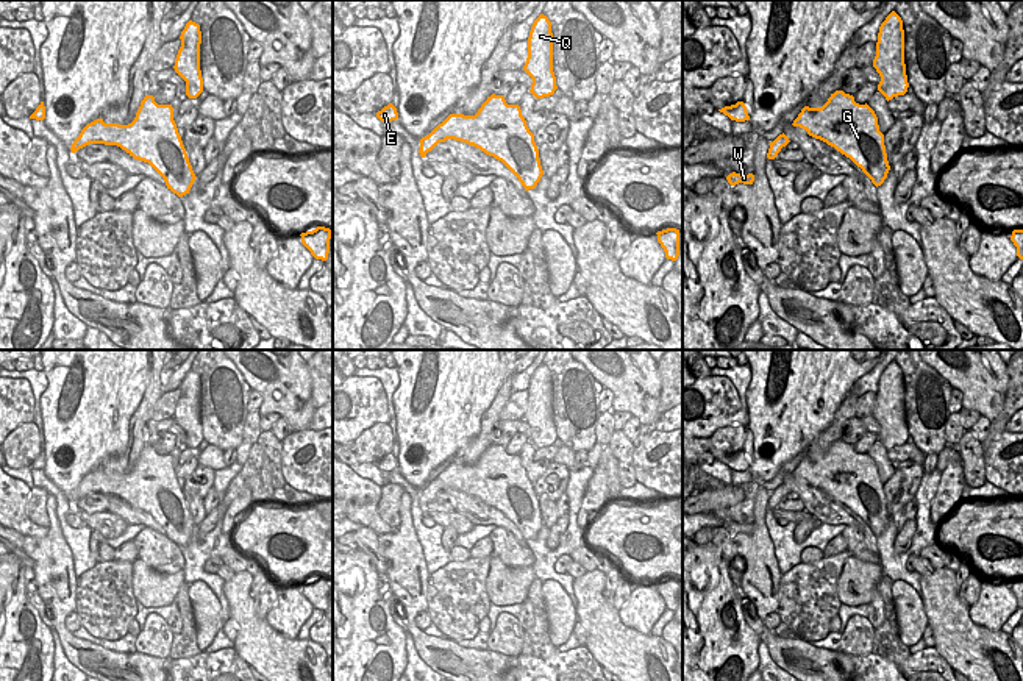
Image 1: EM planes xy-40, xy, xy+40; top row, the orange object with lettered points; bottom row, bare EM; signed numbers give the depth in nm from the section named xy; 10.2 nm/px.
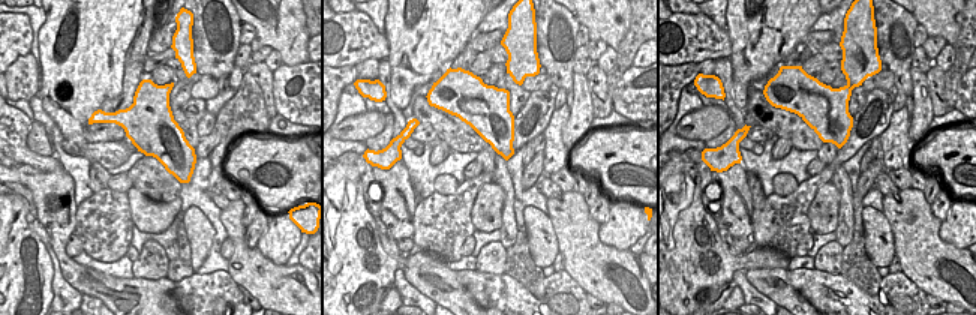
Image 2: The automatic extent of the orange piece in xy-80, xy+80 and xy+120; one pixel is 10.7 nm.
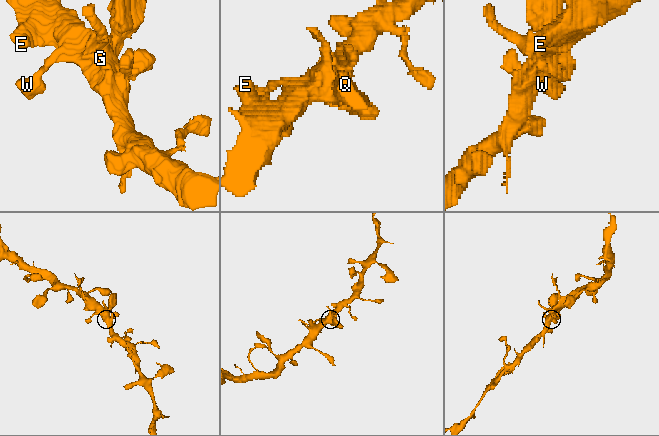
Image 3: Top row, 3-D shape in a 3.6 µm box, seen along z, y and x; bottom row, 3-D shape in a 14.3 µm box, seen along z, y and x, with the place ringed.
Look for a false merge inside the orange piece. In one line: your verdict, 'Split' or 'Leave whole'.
Leave whole

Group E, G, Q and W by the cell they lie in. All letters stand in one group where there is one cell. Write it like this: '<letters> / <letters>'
E G Q W

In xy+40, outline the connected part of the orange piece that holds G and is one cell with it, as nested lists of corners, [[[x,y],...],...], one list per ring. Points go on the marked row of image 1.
[[[843,91],[831,94],[822,108],[804,106],[792,123],[850,158],[878,187],[890,170],[884,134],[875,111]]]

